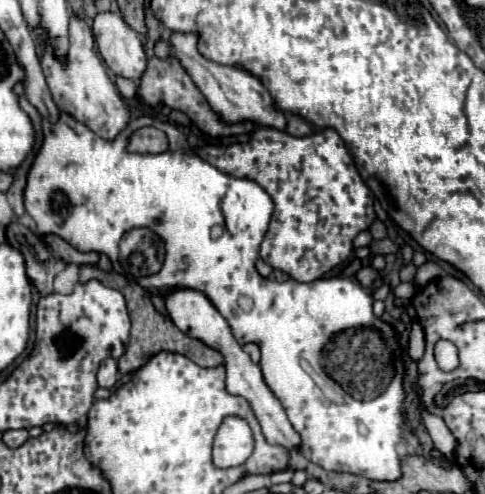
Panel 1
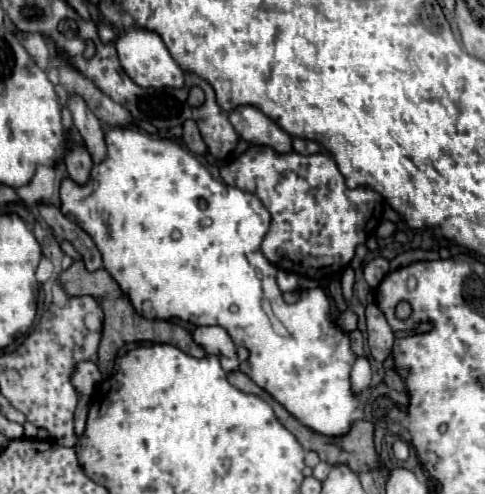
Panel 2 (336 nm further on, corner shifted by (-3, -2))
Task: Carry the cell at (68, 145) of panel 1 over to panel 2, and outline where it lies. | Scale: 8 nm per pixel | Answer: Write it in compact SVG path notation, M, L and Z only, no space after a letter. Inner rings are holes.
M116 127L106 133L106 159L94 163L86 187L74 187L70 179L62 179L62 203L70 205L86 199L98 205L116 245L104 253L103 265L108 269L108 263L112 263L114 281L130 297L142 317L178 317L192 325L224 327L234 343L238 339L250 351L240 371L282 403L290 415L326 437L346 435L346 431L350 431L354 409L358 409L360 403L360 393L354 393L350 383L350 371L356 361L350 337L330 319L330 301L320 287L304 289L294 305L282 299L282 291L274 279L274 265L260 251L262 239L270 229L270 213L256 195L216 181L190 151L170 138L156 137L138 128ZM206 217L212 219L208 227L202 225ZM174 229L182 233L178 241L170 237ZM262 299L268 299L270 311L262 309Z

